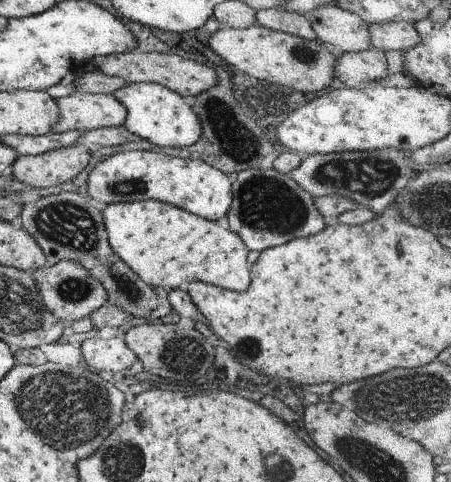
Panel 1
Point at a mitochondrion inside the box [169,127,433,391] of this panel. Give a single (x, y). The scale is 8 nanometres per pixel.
(265, 204)

